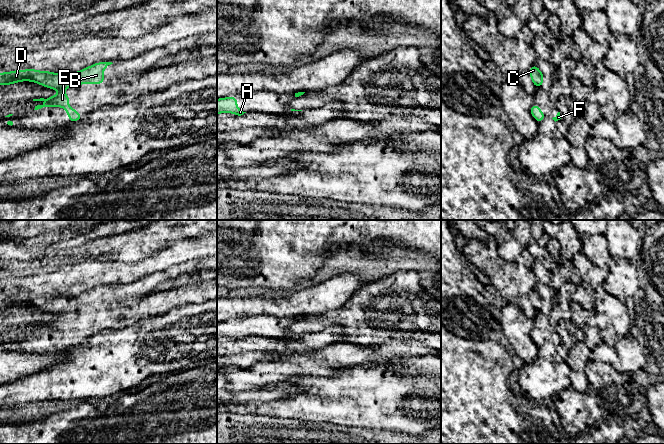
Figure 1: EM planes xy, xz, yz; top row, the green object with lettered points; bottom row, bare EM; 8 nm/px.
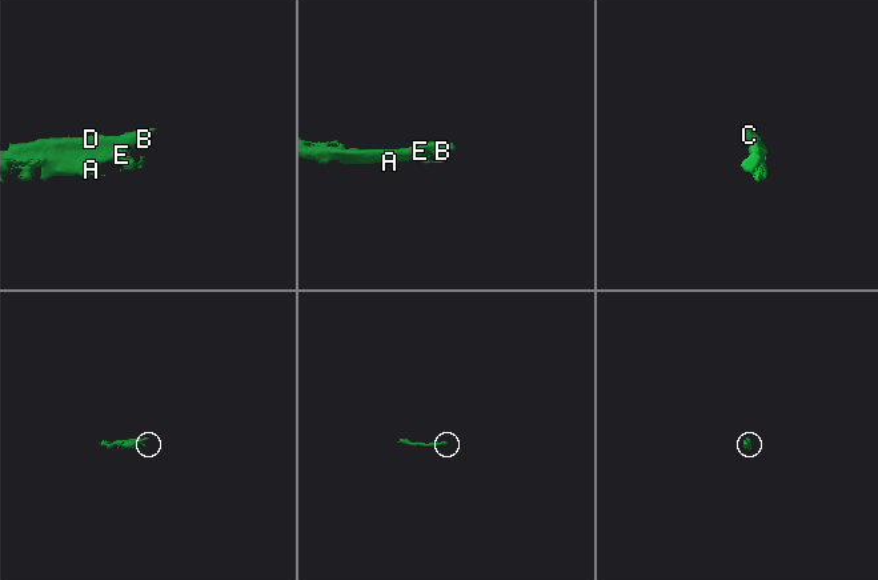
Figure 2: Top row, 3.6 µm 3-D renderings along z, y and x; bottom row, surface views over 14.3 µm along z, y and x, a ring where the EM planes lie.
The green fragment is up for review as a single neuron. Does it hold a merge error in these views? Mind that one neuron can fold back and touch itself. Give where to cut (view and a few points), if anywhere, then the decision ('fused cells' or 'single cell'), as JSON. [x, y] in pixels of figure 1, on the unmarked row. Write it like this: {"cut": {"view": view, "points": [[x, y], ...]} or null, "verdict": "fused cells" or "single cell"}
{"cut": null, "verdict": "single cell"}

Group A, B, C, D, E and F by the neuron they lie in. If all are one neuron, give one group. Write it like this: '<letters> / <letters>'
A B C D E F

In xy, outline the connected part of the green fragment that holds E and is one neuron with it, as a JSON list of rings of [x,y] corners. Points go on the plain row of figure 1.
[[[100,286],[84,292],[77,297],[51,297],[49,295],[37,295],[34,293],[16,294],[12,296],[0,297],[0,309],[10,309],[20,305],[32,305],[47,312],[57,313],[59,317],[50,322],[33,323],[33,325],[46,325],[46,328],[35,330],[34,334],[43,331],[64,331],[69,339],[69,344],[75,346],[83,341],[74,332],[68,330],[69,321],[63,316],[65,313],[78,310],[83,307],[100,308],[105,305],[103,294],[112,286]]]

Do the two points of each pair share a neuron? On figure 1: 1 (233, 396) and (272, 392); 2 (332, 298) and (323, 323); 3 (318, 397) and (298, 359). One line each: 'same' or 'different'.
1: same
2: different
3: different

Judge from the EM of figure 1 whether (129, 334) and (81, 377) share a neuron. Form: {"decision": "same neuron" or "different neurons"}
{"decision": "same neuron"}

